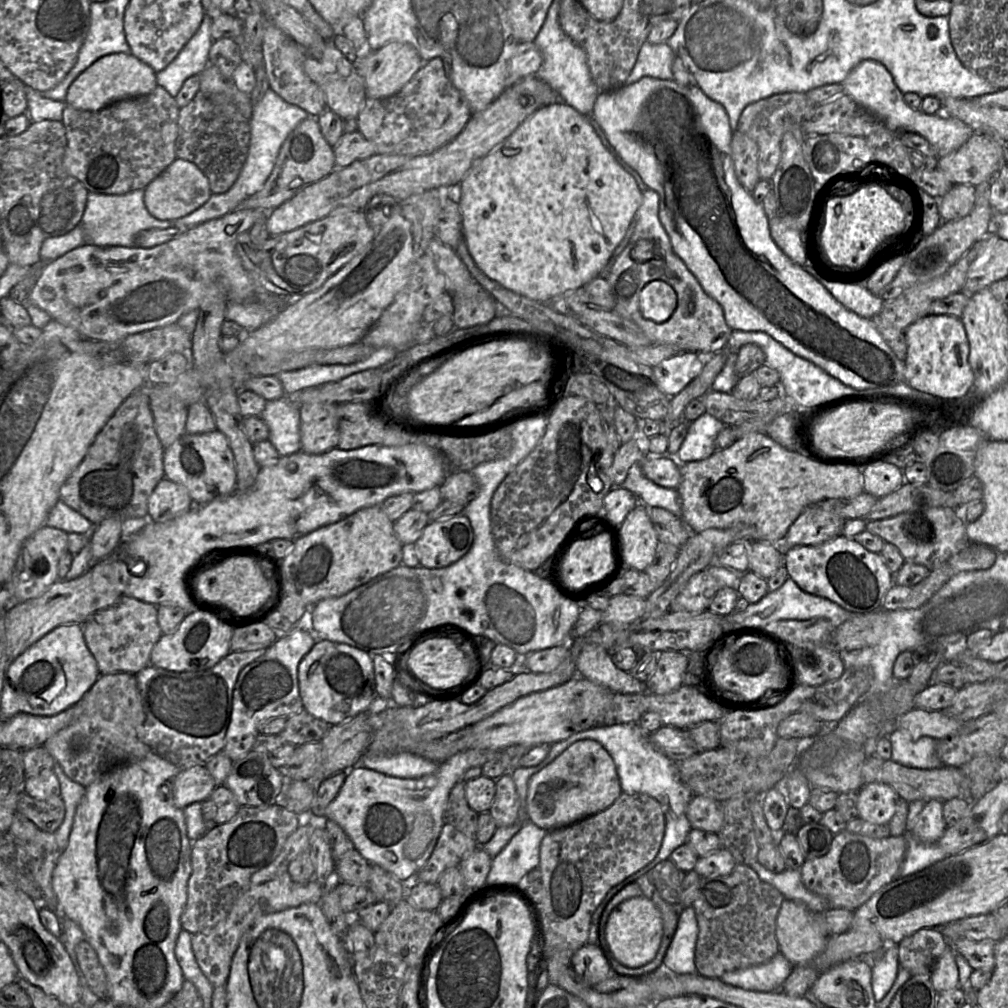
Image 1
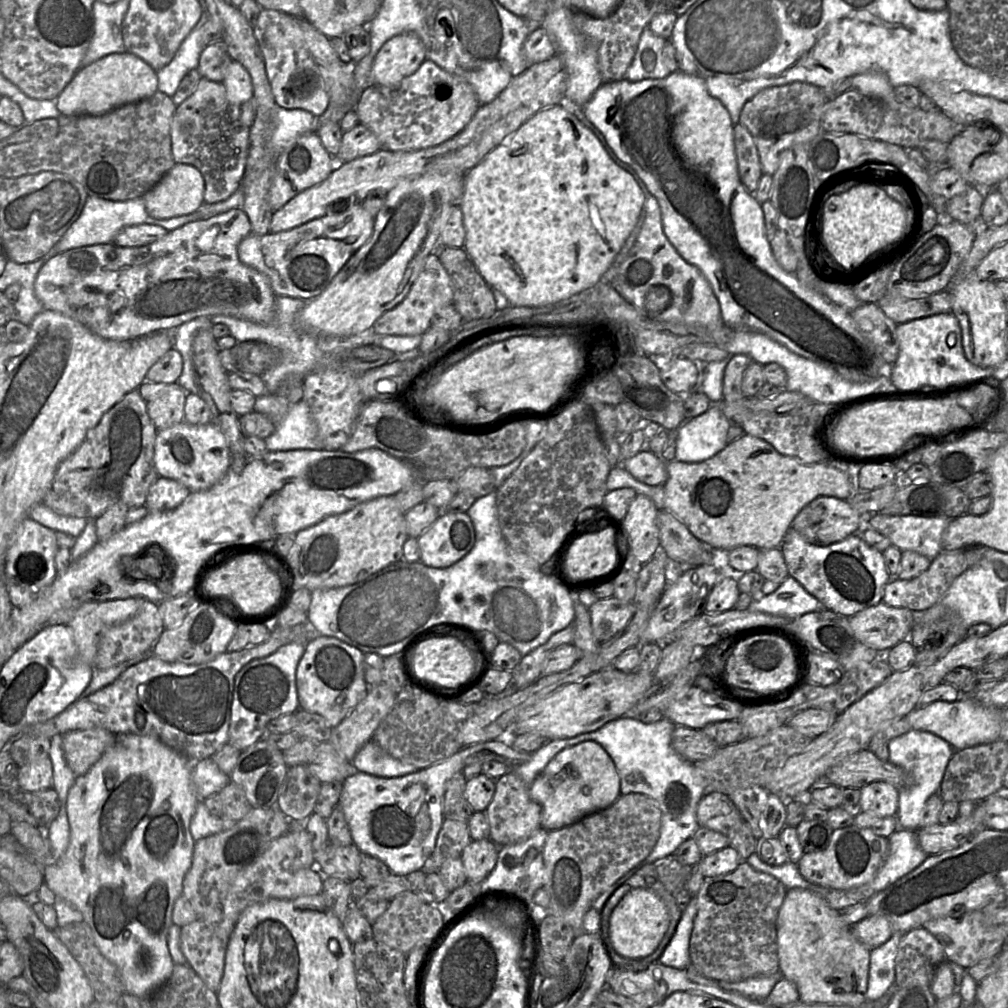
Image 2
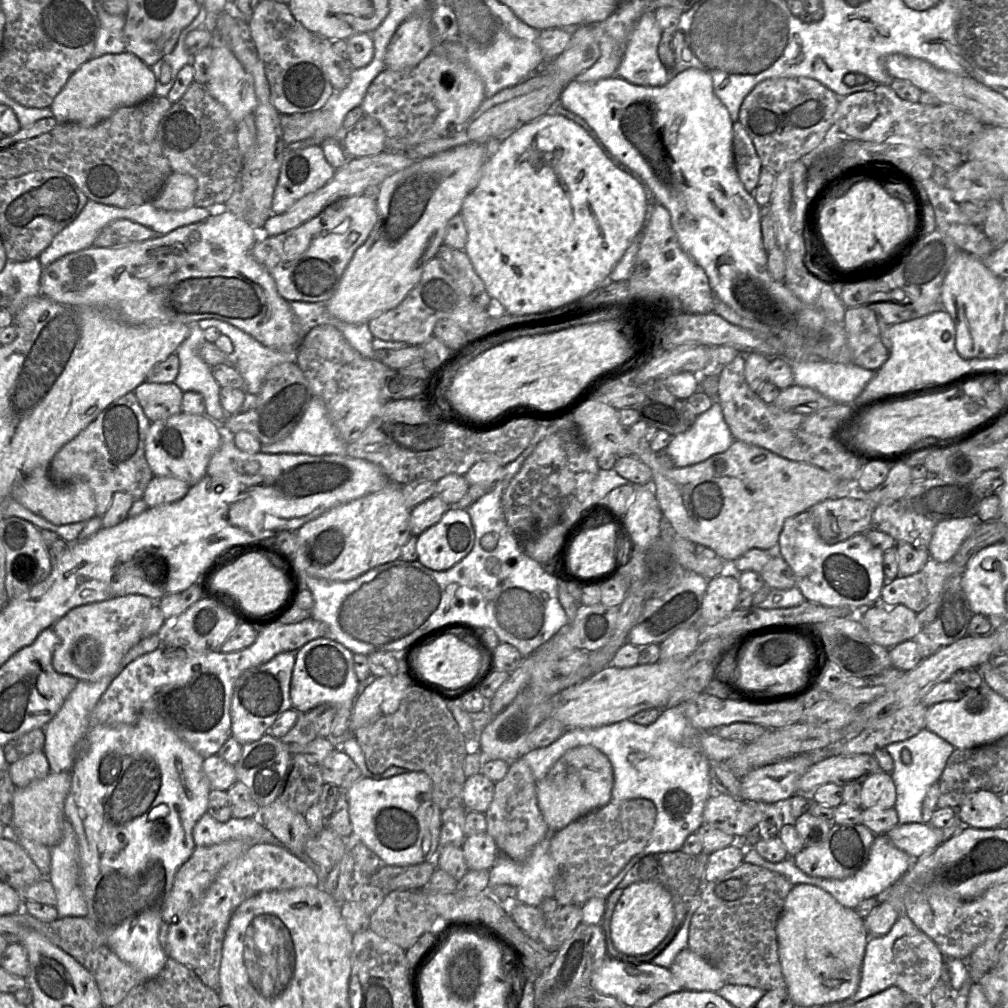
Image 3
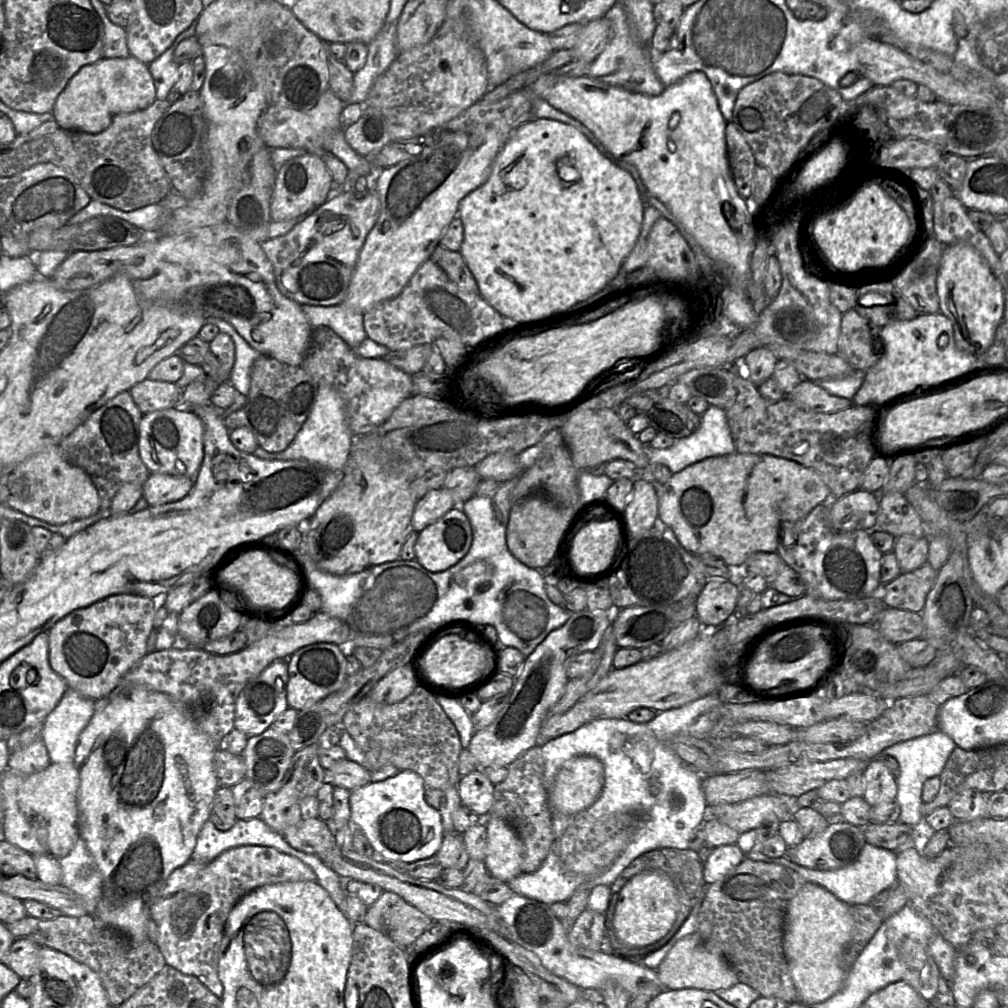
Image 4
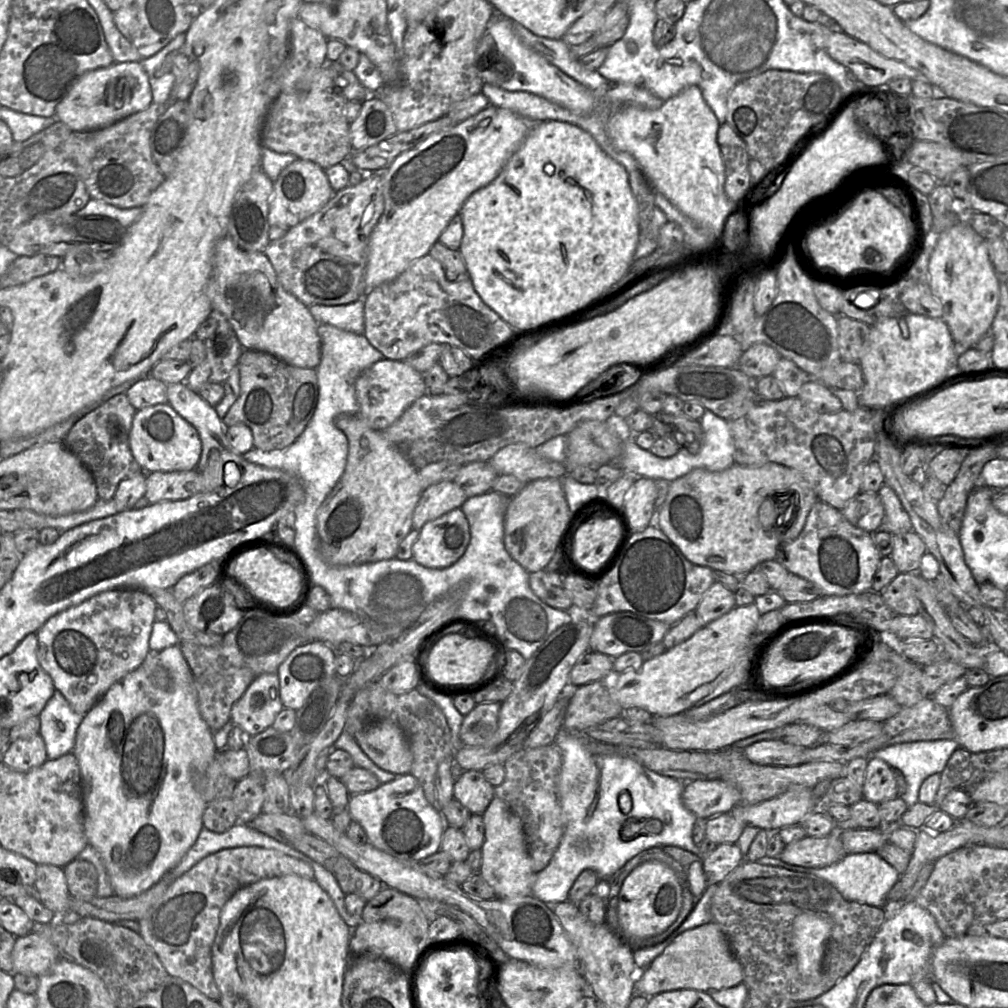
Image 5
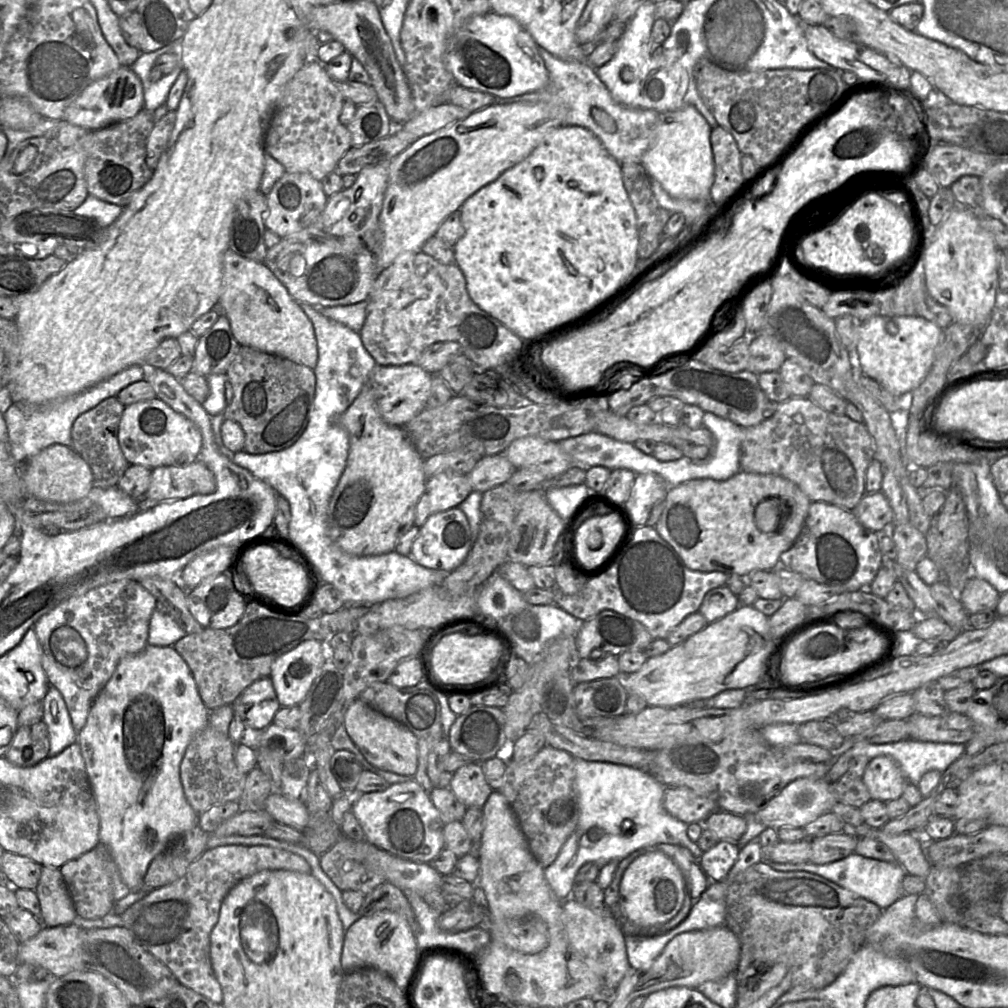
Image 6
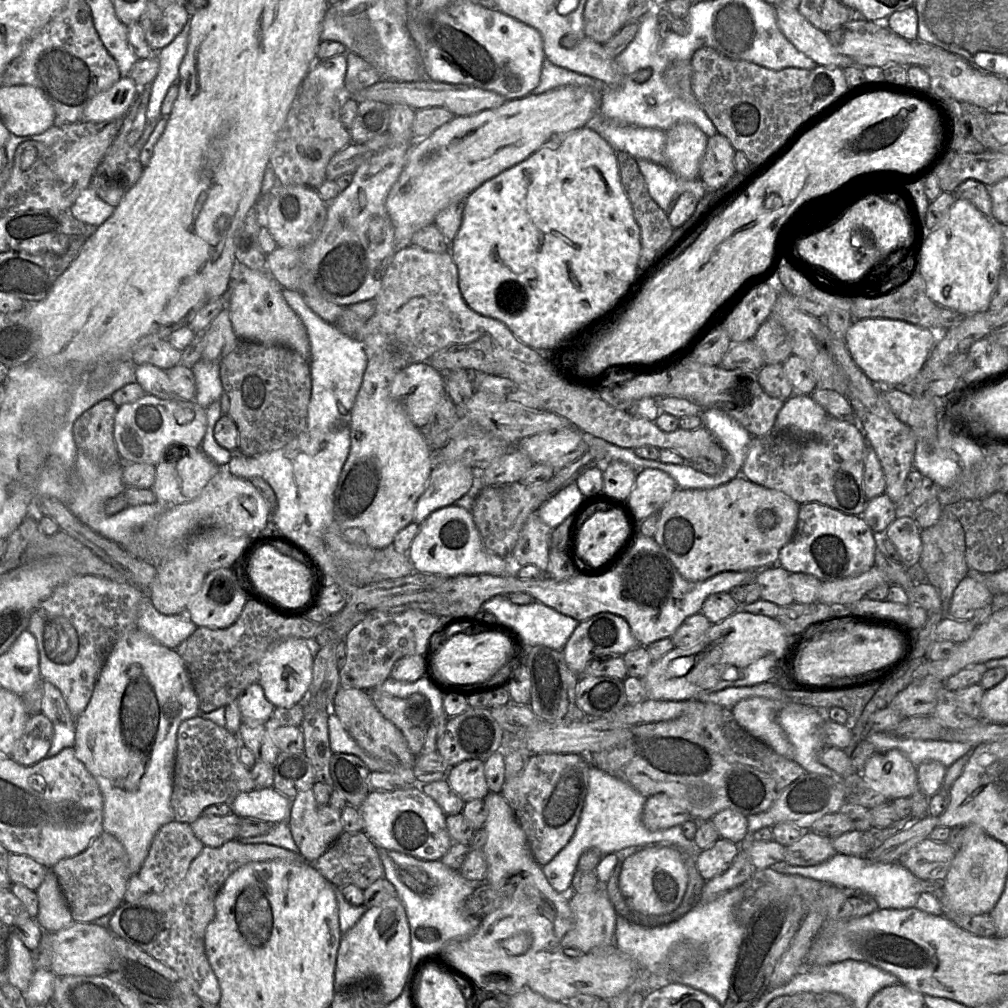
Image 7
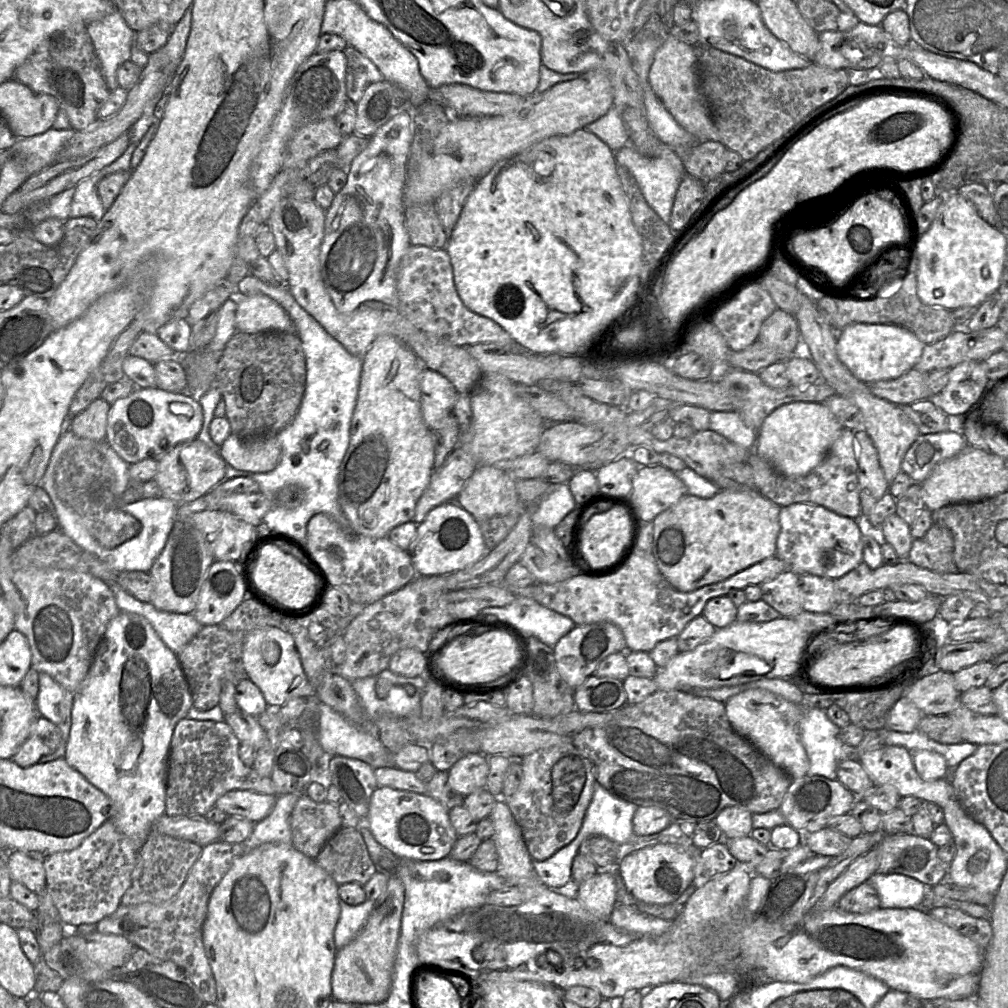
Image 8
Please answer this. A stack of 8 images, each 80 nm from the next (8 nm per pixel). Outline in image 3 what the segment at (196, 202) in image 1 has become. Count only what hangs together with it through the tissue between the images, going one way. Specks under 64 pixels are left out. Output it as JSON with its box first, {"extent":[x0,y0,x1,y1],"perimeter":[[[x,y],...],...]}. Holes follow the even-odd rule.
{"extent":[150,172,196,211],"perimeter":[[[171,172],[161,192],[150,201],[157,209],[182,211],[194,206],[196,180],[187,174]]]}

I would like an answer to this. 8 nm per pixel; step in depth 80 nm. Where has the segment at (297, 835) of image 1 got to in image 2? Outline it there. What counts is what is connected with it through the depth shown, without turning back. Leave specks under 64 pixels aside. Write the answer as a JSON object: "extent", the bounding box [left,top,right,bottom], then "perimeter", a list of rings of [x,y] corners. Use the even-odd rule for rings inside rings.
{"extent":[180,833,323,993],"perimeter":[[[286,833],[275,839],[256,861],[236,876],[218,907],[208,910],[200,919],[181,928],[180,948],[186,958],[186,965],[210,990],[216,993],[219,990],[230,936],[247,907],[270,899],[296,899],[321,892],[323,874],[311,868],[292,871],[295,856],[295,838],[292,834]]]}

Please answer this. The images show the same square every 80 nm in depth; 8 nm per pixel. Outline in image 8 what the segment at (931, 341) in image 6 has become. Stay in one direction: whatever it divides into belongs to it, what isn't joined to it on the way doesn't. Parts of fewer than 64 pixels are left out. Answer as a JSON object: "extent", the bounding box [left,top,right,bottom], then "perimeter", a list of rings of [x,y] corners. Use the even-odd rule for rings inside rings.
{"extent":[836,323,925,383],"perimeter":[[[854,323],[838,332],[836,352],[839,360],[865,383],[892,380],[914,369],[925,345],[908,329],[894,324]]]}

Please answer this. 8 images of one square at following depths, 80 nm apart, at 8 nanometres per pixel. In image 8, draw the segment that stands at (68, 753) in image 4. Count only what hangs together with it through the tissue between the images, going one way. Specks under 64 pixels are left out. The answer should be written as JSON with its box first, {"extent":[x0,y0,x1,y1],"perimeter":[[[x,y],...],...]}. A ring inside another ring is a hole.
{"extent":[35,673,73,761],"perimeter":[[[39,673],[39,692],[35,700],[39,715],[54,723],[61,732],[61,743],[57,749],[39,760],[54,761],[66,752],[72,721],[73,692],[57,683],[49,674]]]}

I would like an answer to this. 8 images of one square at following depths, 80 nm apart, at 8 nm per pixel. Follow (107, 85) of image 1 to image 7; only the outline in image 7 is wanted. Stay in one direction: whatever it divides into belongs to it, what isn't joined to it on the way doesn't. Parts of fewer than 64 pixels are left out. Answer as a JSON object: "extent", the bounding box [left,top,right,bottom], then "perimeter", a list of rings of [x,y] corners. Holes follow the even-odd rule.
{"extent":[83,76,139,122],"perimeter":[[[128,76],[120,79],[108,90],[93,97],[83,112],[83,121],[108,122],[122,119],[139,93],[139,87]]]}

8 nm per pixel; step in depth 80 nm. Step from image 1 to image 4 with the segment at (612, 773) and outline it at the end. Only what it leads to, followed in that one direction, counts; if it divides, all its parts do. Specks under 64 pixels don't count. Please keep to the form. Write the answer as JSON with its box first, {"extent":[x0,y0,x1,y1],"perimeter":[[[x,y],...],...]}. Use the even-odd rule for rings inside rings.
{"extent":[548,756,603,816],"perimeter":[[[576,756],[560,767],[548,789],[548,802],[553,810],[574,816],[597,800],[603,785],[602,762],[594,756]]]}

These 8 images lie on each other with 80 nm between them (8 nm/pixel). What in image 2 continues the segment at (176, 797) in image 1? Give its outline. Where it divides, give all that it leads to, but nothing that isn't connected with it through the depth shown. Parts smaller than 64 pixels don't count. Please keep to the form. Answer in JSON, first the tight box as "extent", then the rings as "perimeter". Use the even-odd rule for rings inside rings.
{"extent":[192,757,230,800],"perimeter":[[[210,757],[194,762],[192,780],[200,800],[204,800],[218,794],[230,782],[230,775],[222,772]]]}

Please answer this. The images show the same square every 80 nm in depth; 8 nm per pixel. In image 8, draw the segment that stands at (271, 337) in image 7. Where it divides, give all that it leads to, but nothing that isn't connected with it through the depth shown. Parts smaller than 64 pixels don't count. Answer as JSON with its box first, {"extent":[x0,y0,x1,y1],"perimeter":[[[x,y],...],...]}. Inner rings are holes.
{"extent":[231,294,296,334],"perimeter":[[[256,294],[250,296],[237,296],[236,298],[231,298],[237,301],[237,310],[235,317],[235,327],[237,331],[255,334],[260,332],[286,332],[290,334],[296,334],[296,327],[287,314],[287,312],[271,297],[263,294]]]}

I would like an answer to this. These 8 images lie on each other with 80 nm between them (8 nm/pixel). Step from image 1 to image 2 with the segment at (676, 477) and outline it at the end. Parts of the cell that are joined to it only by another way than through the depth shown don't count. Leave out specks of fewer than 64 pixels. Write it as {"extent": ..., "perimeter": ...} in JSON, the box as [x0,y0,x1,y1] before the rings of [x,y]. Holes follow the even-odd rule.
{"extent":[622,448,668,485],"perimeter":[[[644,448],[622,464],[637,480],[648,485],[664,485],[668,479],[666,462],[658,455]]]}

